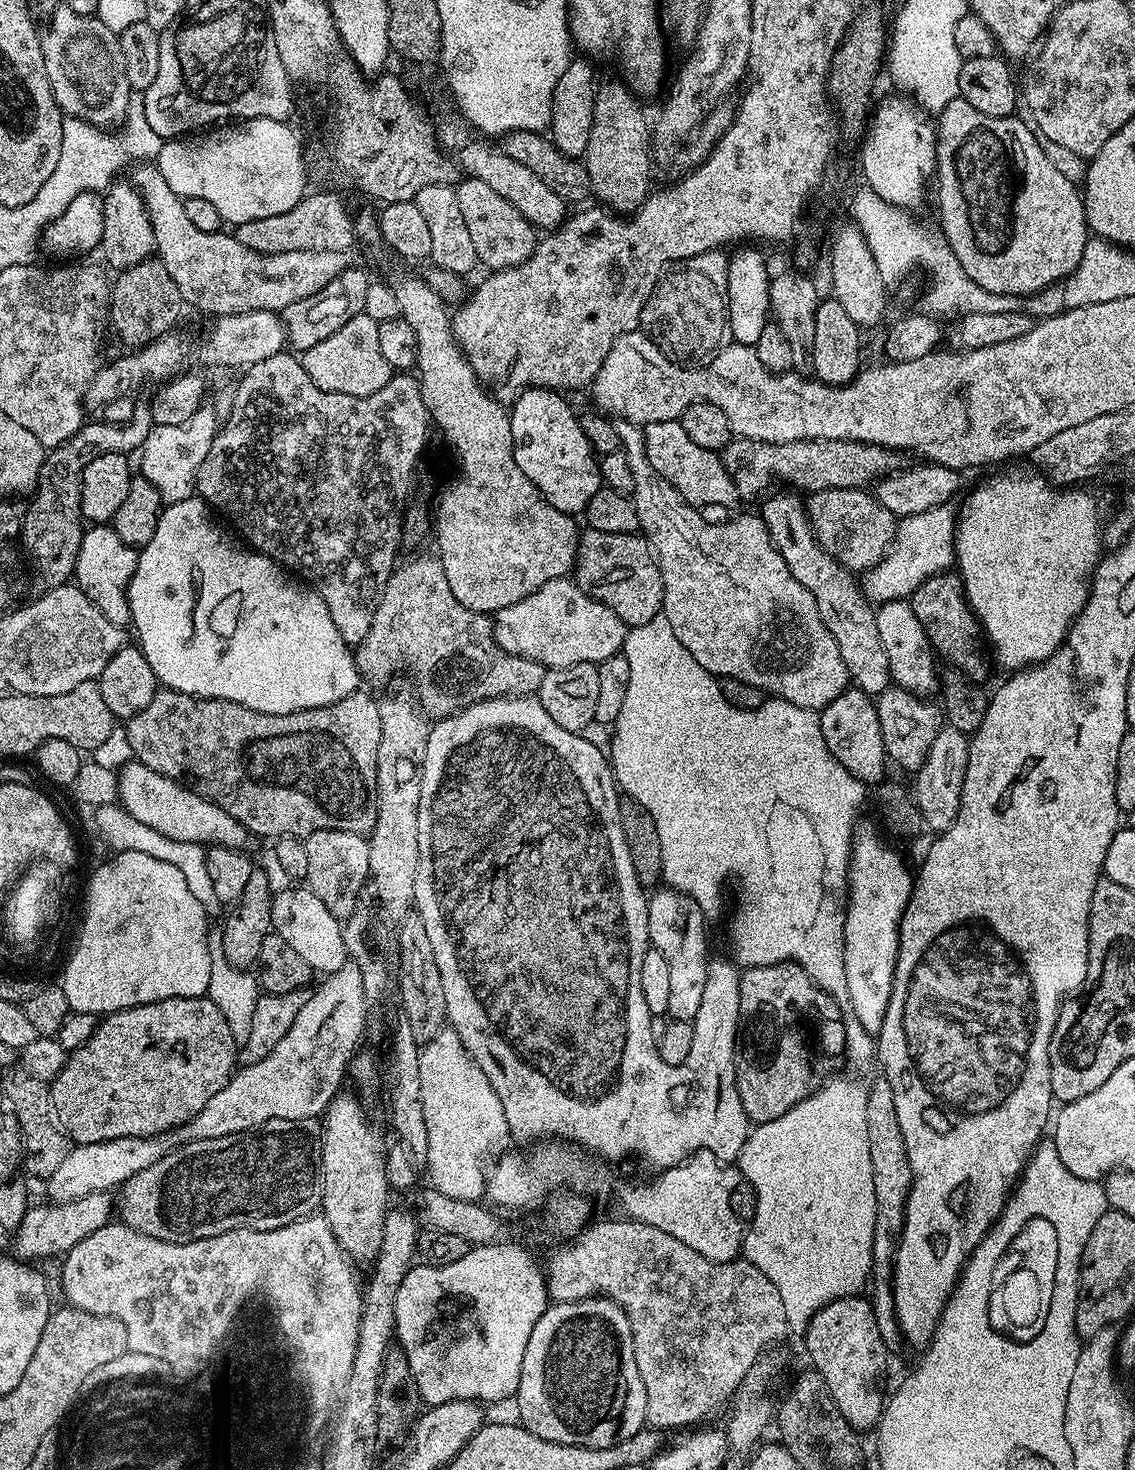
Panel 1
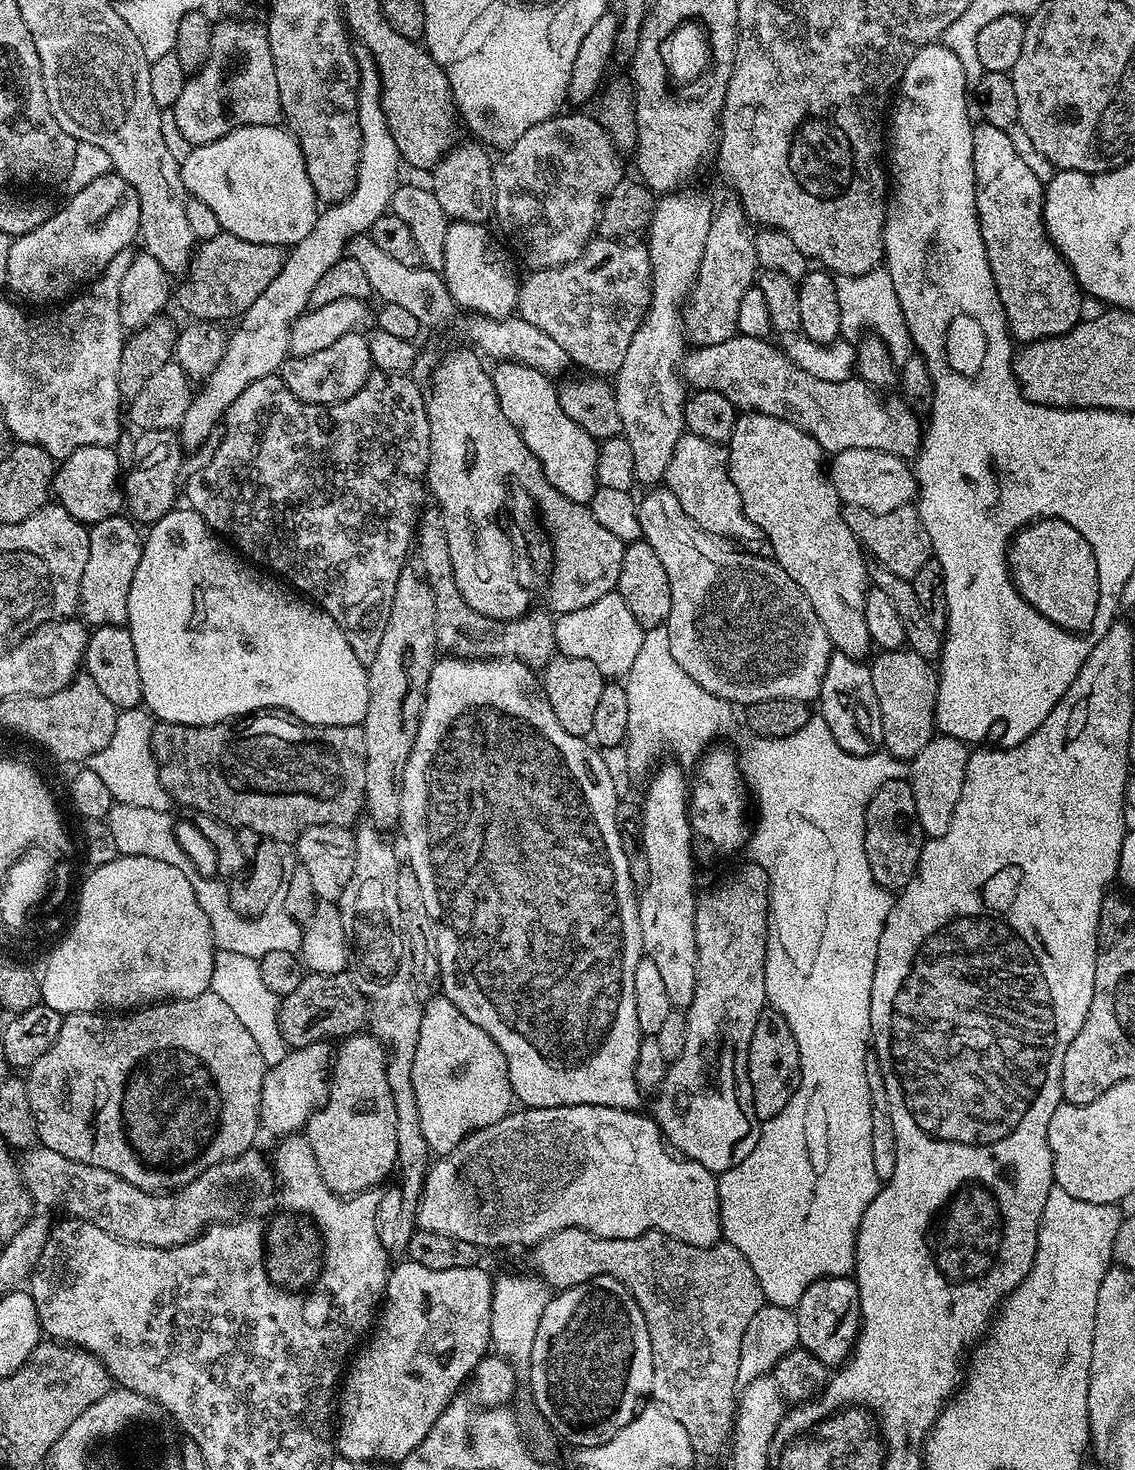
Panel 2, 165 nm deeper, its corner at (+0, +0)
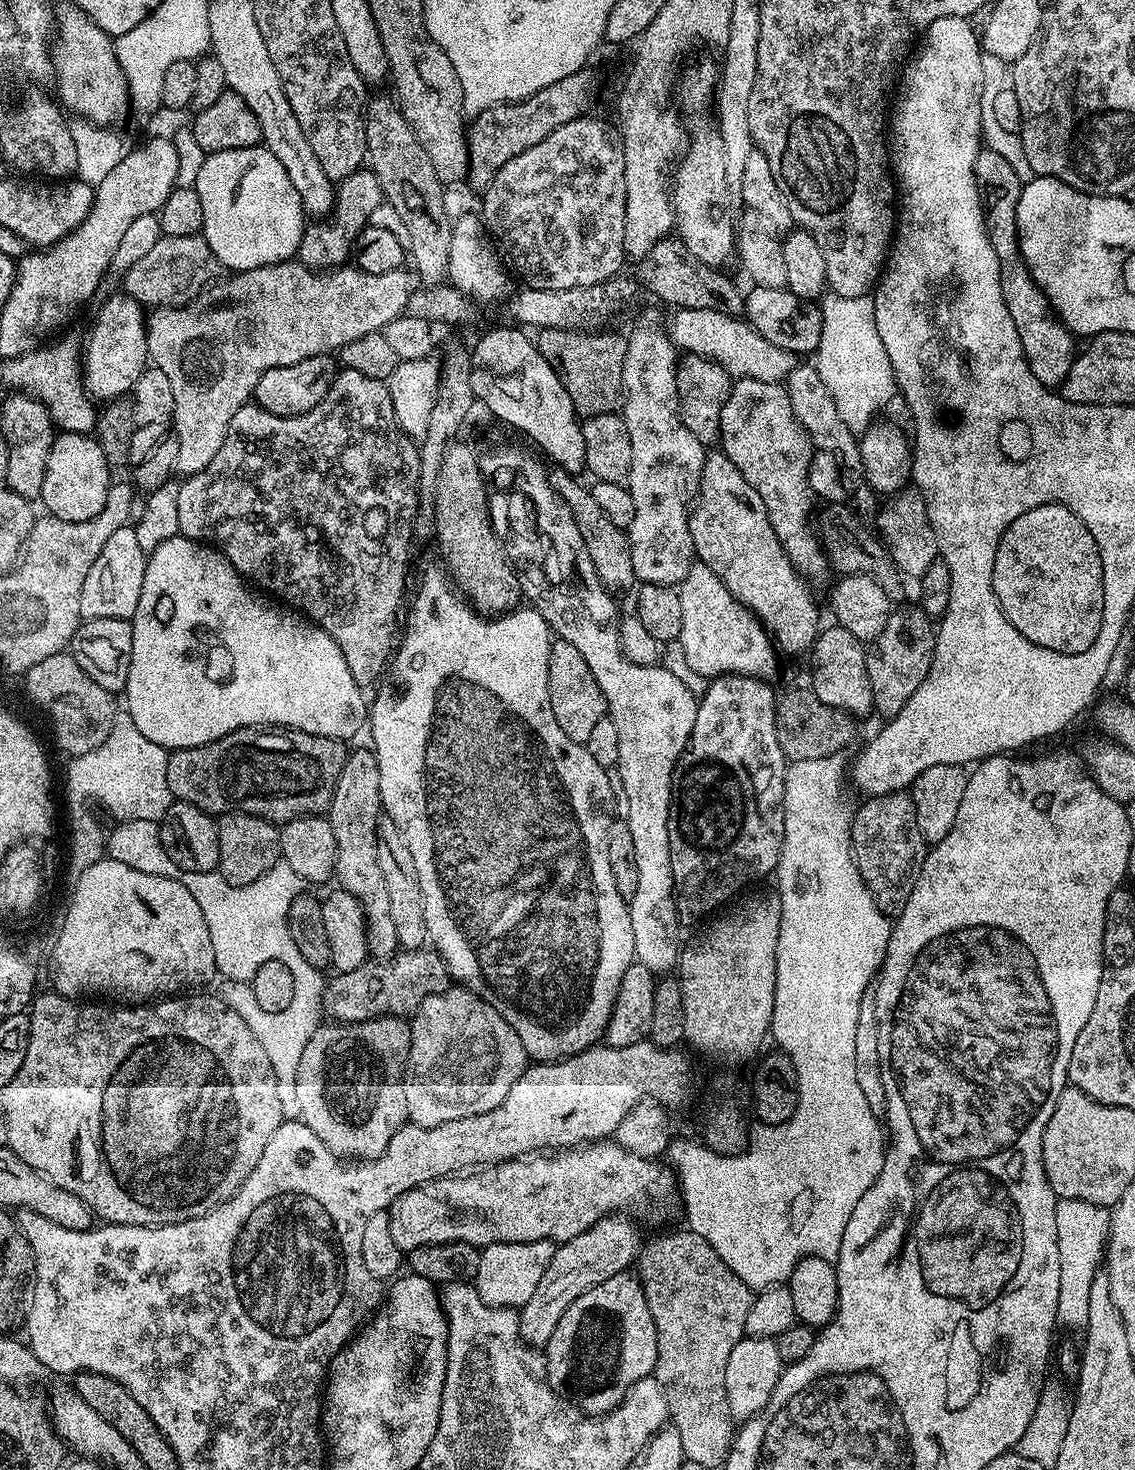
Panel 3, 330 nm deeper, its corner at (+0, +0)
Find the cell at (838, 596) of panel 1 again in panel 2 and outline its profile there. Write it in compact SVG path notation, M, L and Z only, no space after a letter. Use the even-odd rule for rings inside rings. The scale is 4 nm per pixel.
M744 412L737 415L732 437L727 440L726 447L728 450L728 473L734 482L734 486L738 486L738 494L742 498L746 518L750 518L750 522L754 522L764 531L764 540L766 544L772 547L773 553L771 552L771 555L776 563L782 566L782 570L786 570L786 574L790 574L790 578L794 578L794 582L803 590L806 598L810 598L810 606L814 606L814 614L818 614L818 622L822 622L822 626L826 626L826 634L830 638L833 649L855 660L864 660L867 657L868 648L873 647L870 630L866 630L866 598L870 587L870 564L861 549L860 543L856 541L856 535L850 530L850 526L846 526L840 495L834 490L829 473L826 471L826 453L824 449L818 446L814 437L806 434L790 421L762 412Z

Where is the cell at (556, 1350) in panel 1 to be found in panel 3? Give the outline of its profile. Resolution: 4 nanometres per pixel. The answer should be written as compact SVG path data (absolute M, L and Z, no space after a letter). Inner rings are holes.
M622 1271L575 1298L559 1319L543 1353L550 1386L568 1403L586 1416L605 1416L615 1410L634 1382L653 1375L656 1370L656 1327L639 1279L631 1271Z

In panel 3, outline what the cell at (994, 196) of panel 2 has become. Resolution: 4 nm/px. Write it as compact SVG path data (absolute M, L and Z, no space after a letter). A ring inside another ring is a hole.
M987 146L981 147L974 158L974 178L980 191L980 203L984 205L984 225L990 246L994 246L994 254L998 254L1002 298L1006 298L1006 310L1010 310L1010 318L1014 318L1014 327L1018 329L1018 338L1022 342L1030 374L1034 374L1034 378L1038 378L1038 382L1048 388L1059 389L1070 374L1070 366L1078 355L1077 341L1068 327L1056 319L1046 294L1037 286L1030 270L1024 265L1020 253L1020 235L1016 230L1016 207L1022 182L1018 174L1014 174L1014 166L1010 166L1002 154Z

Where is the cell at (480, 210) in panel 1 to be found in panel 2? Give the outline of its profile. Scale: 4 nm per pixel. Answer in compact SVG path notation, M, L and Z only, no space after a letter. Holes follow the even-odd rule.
M471 142L472 144L457 143L448 152L444 153L436 167L431 169L430 187L434 198L447 214L449 221L465 220L475 224L484 224L493 219L496 207L494 206L494 167L493 157L489 149L483 143Z

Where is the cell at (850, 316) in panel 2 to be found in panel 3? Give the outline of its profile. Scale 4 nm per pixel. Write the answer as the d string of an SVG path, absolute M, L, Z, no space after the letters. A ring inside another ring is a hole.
M829 291L819 301L822 314L822 338L814 353L814 363L842 422L850 426L857 438L883 413L892 395L898 392L890 358L886 358L886 346L878 338L878 322L874 322L874 302L871 295L858 298L842 298Z

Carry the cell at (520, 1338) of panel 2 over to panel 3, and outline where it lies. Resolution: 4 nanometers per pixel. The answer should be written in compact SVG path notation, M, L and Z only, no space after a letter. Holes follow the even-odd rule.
M550 1240L538 1242L502 1242L483 1249L474 1286L484 1304L495 1308L521 1309L537 1289L542 1274L554 1257L557 1245Z

